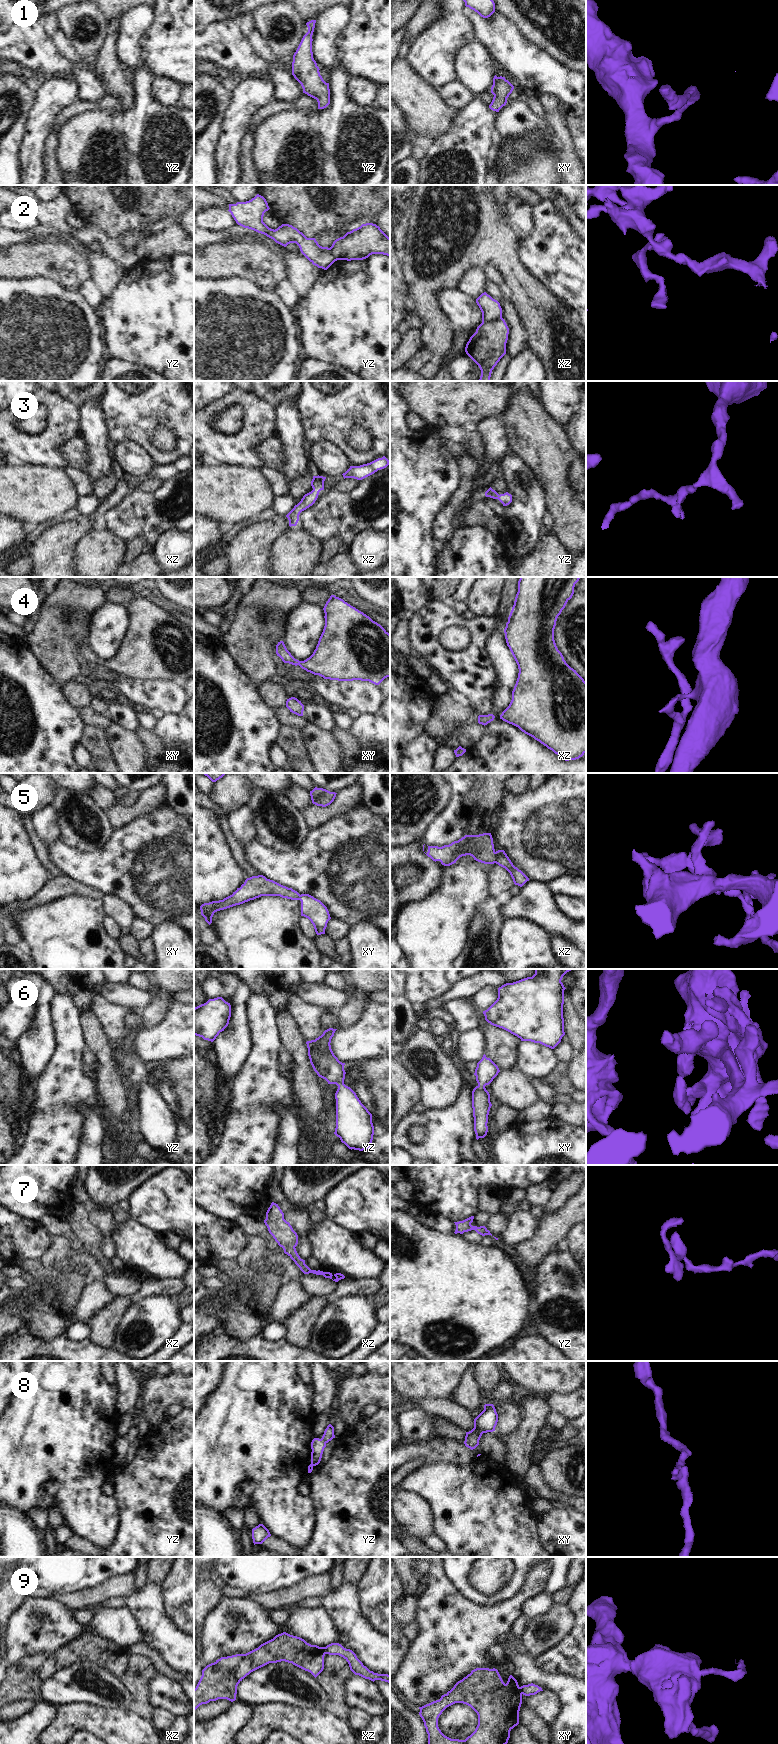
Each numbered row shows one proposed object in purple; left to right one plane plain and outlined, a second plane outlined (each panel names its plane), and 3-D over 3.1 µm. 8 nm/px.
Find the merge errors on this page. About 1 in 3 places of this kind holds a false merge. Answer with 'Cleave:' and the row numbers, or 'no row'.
Cleave: 2, 5, 9

